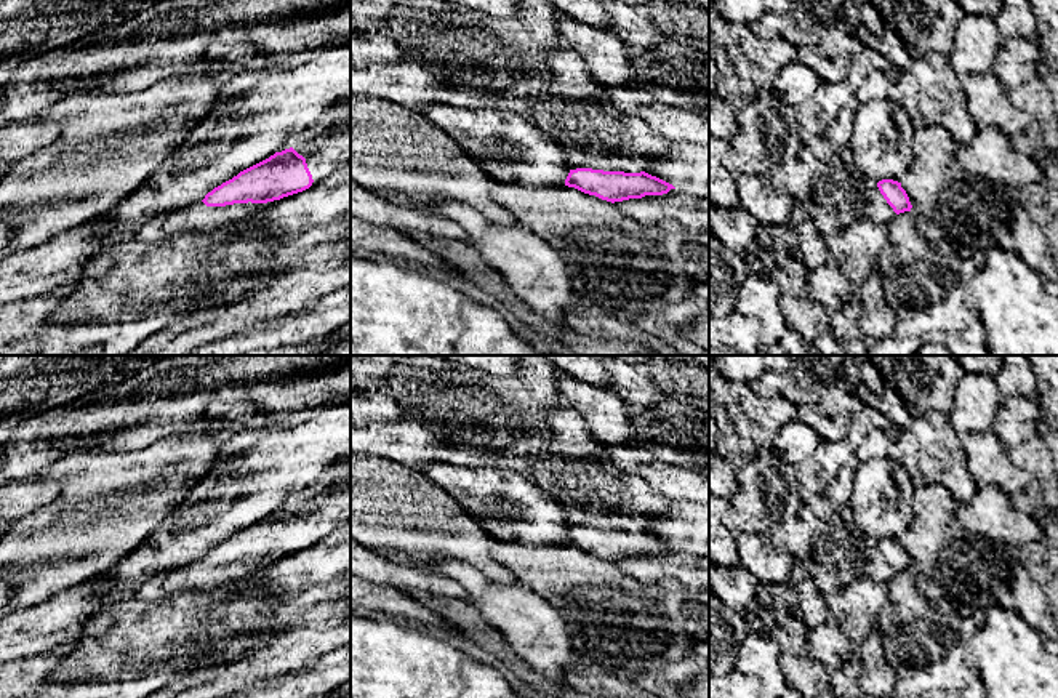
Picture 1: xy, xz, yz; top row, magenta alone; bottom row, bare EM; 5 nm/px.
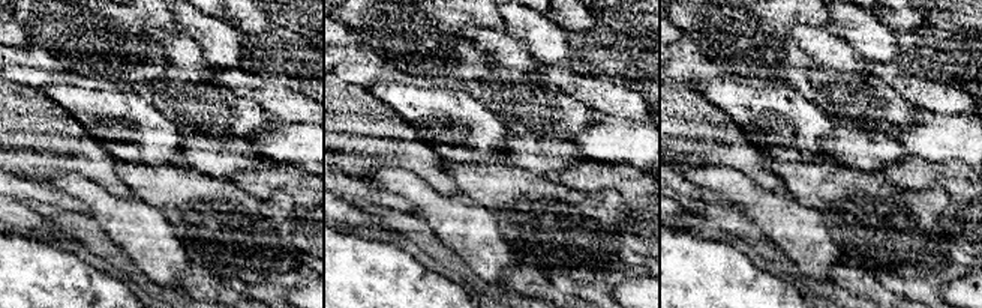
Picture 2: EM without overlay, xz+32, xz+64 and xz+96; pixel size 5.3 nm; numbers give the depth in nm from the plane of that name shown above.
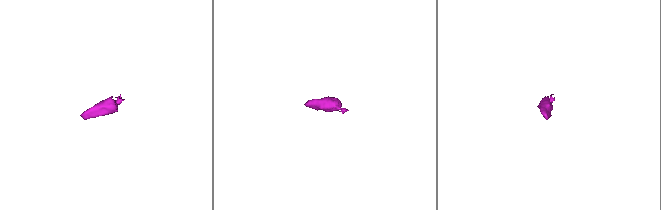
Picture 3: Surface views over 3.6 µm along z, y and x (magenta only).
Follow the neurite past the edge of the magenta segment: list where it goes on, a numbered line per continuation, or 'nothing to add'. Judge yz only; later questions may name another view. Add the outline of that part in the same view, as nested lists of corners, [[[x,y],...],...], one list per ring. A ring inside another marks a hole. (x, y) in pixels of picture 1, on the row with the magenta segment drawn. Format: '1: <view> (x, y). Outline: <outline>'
1: yz (877, 210). Outline: [[[866,184],[864,197],[866,197],[866,215],[864,216],[871,223],[887,227],[893,221],[896,213],[880,194],[877,184]]]

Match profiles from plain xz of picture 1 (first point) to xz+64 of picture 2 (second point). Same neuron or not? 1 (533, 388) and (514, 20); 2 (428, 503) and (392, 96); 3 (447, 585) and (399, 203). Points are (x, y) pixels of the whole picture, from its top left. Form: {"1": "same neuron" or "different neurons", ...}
{"1": "different neurons", "2": "different neurons", "3": "same neuron"}

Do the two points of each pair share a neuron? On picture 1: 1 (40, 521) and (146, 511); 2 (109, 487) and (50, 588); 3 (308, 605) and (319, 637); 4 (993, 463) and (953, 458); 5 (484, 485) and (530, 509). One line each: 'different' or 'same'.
1: same
2: same
3: same
4: different
5: same

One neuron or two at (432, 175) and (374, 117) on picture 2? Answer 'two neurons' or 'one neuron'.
one neuron

